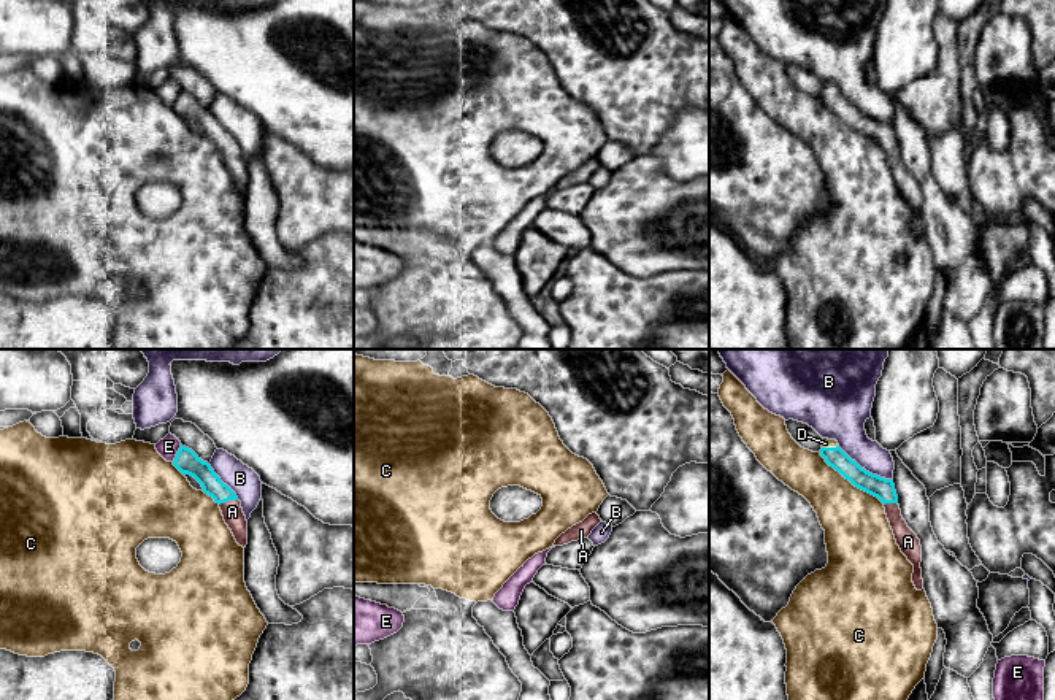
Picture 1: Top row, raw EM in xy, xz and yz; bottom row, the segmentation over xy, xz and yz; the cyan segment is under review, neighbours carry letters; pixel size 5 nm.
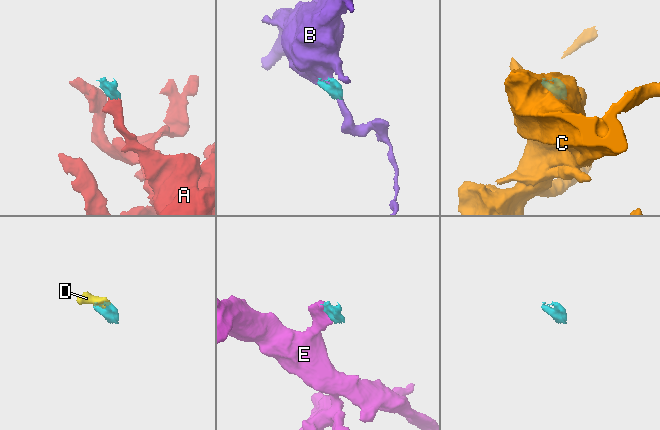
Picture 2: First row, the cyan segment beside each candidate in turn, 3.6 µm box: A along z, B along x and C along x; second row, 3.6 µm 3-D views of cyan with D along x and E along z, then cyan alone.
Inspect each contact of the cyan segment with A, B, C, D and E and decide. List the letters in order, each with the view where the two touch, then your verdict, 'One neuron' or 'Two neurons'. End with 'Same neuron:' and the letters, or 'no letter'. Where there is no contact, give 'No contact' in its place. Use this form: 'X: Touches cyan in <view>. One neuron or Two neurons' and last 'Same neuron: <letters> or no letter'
A: Touches cyan in xy. One neuron
B: Touches cyan in yz. Two neurons
C: Touches cyan in yz. Two neurons
D: Touches cyan in yz. One neuron
E: Touches cyan in xy. Two neurons
Same neuron: A, D

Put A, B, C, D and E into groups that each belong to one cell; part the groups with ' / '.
A D / B / C / E

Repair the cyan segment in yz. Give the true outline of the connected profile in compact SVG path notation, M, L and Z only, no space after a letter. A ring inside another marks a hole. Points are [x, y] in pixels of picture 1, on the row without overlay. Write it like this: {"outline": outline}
{"outline": "M822 84L820 100L825 106L849 124L855 132L877 141L885 152L887 163L893 175L896 189L914 210L912 227L917 235L923 233L922 224L922 190L917 179L907 171L901 160L893 124L885 124L861 113L838 89L836 84Z"}

